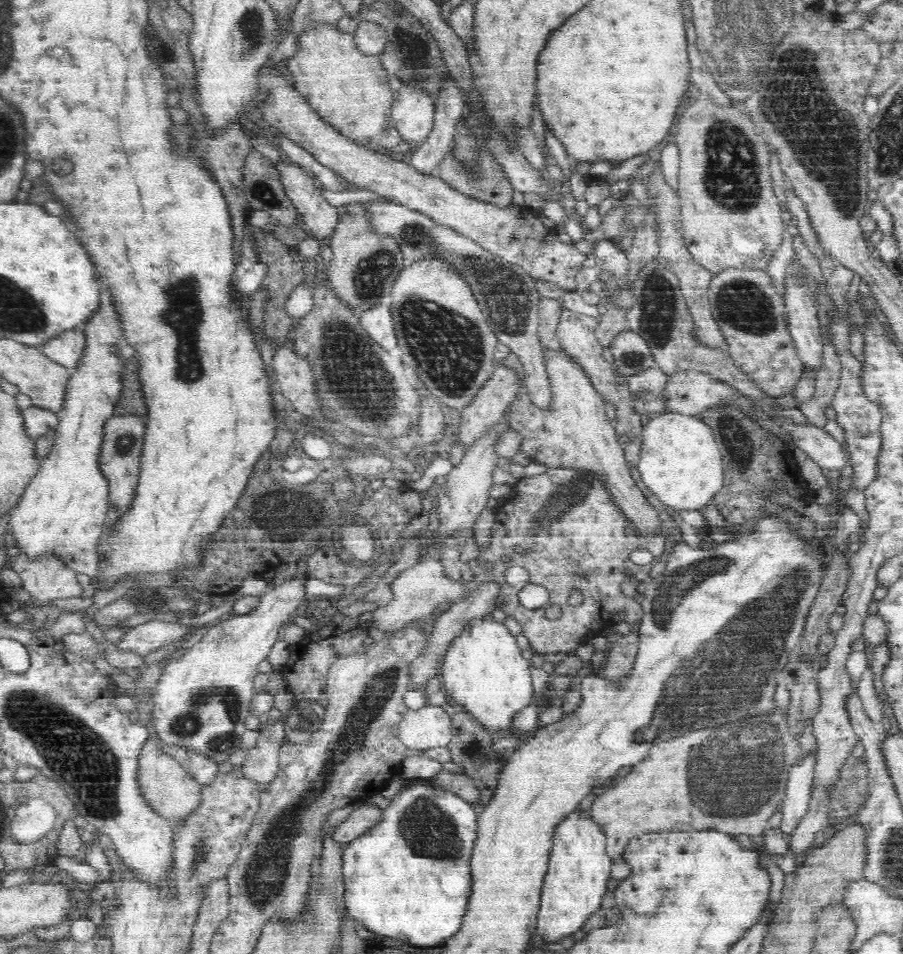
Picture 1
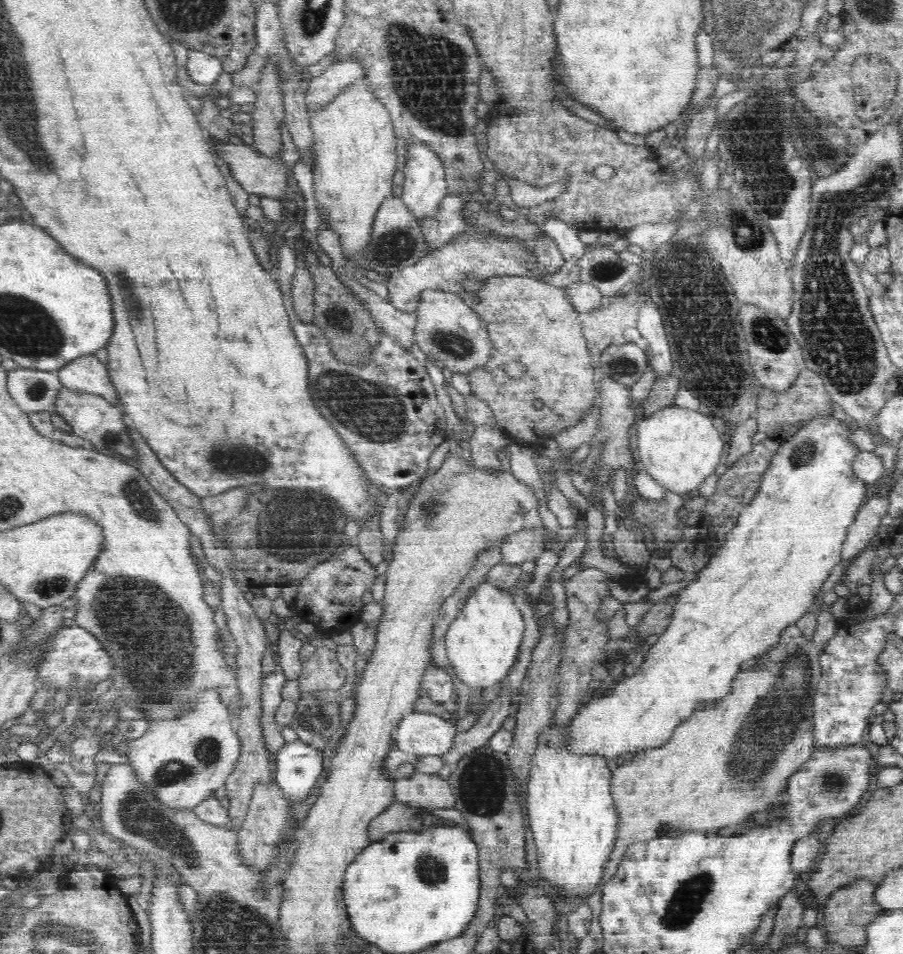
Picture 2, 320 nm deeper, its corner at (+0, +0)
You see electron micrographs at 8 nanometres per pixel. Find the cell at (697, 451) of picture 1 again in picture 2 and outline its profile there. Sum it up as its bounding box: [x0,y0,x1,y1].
[634,406,727,497]

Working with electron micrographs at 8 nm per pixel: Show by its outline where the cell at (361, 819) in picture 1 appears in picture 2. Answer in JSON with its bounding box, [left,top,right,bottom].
[366,802,442,842]

